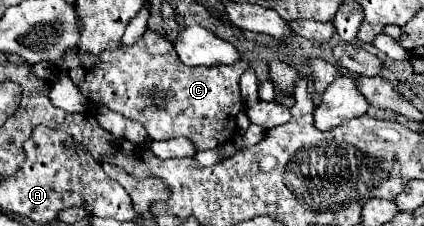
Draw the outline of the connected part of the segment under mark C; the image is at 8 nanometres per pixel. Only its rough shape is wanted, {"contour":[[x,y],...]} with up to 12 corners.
{"contour":[[158,32],[108,54],[70,50],[90,102],[150,140],[230,142],[244,108],[228,66],[184,66]]}

